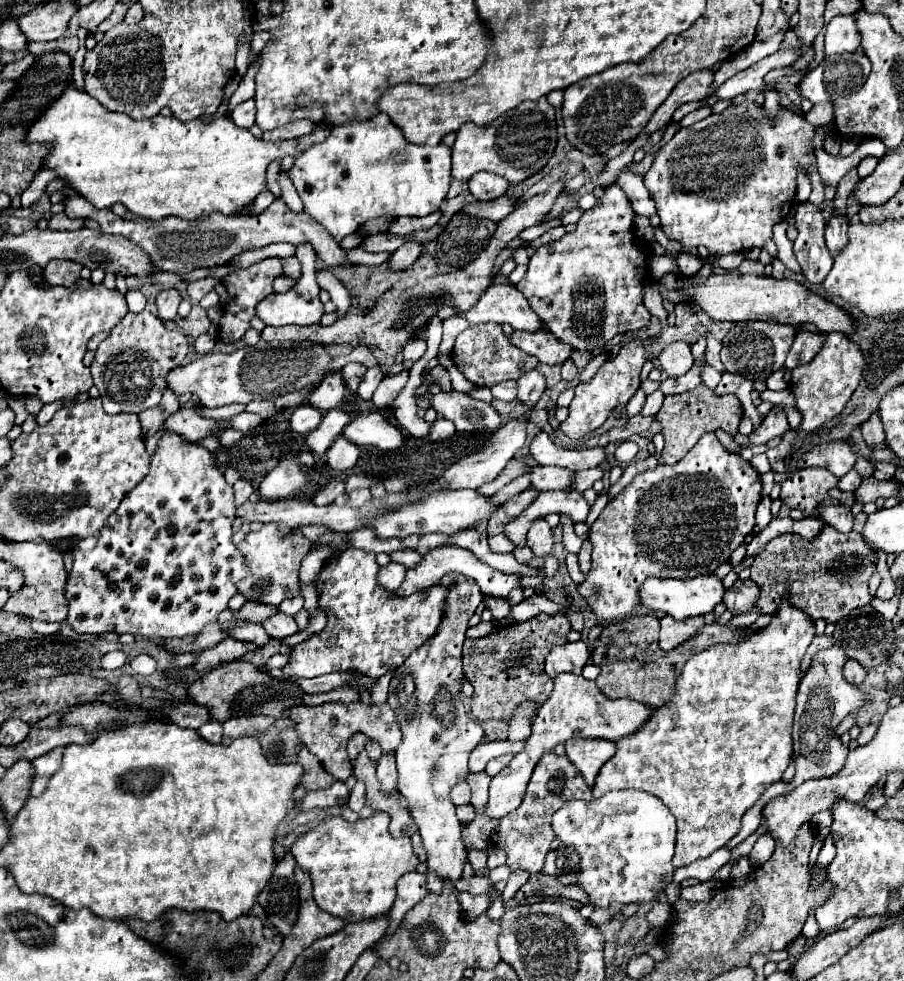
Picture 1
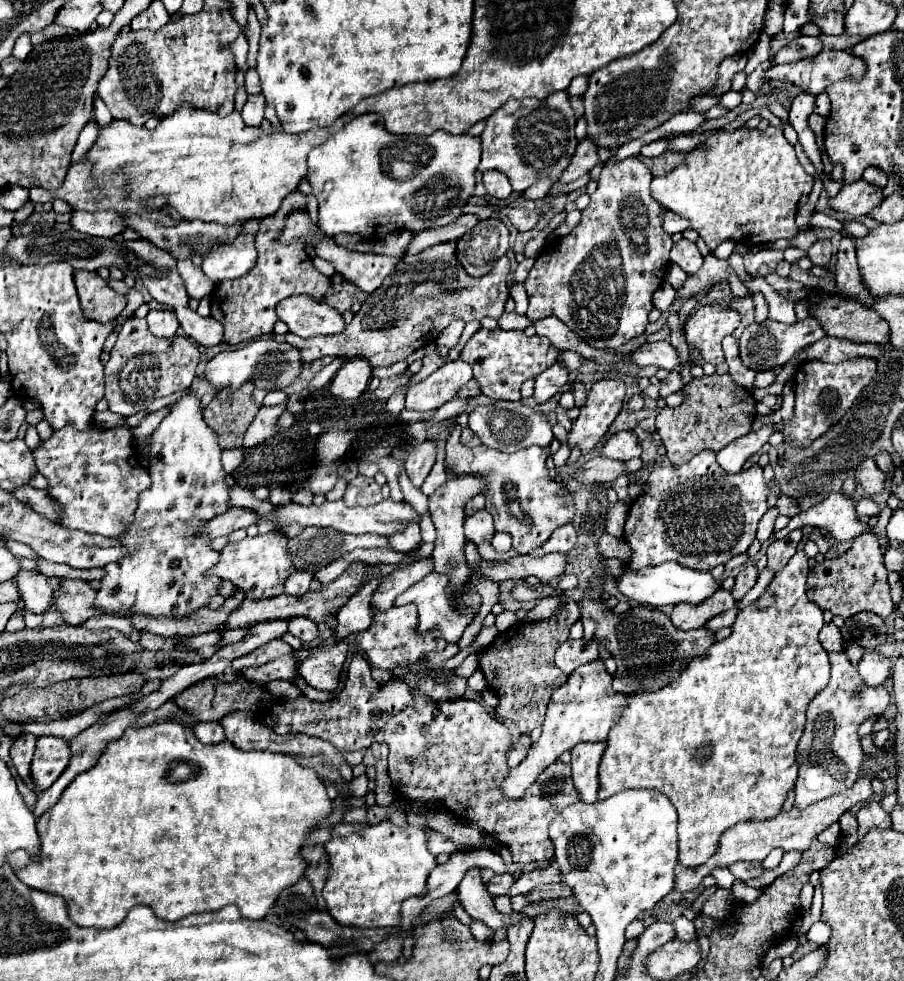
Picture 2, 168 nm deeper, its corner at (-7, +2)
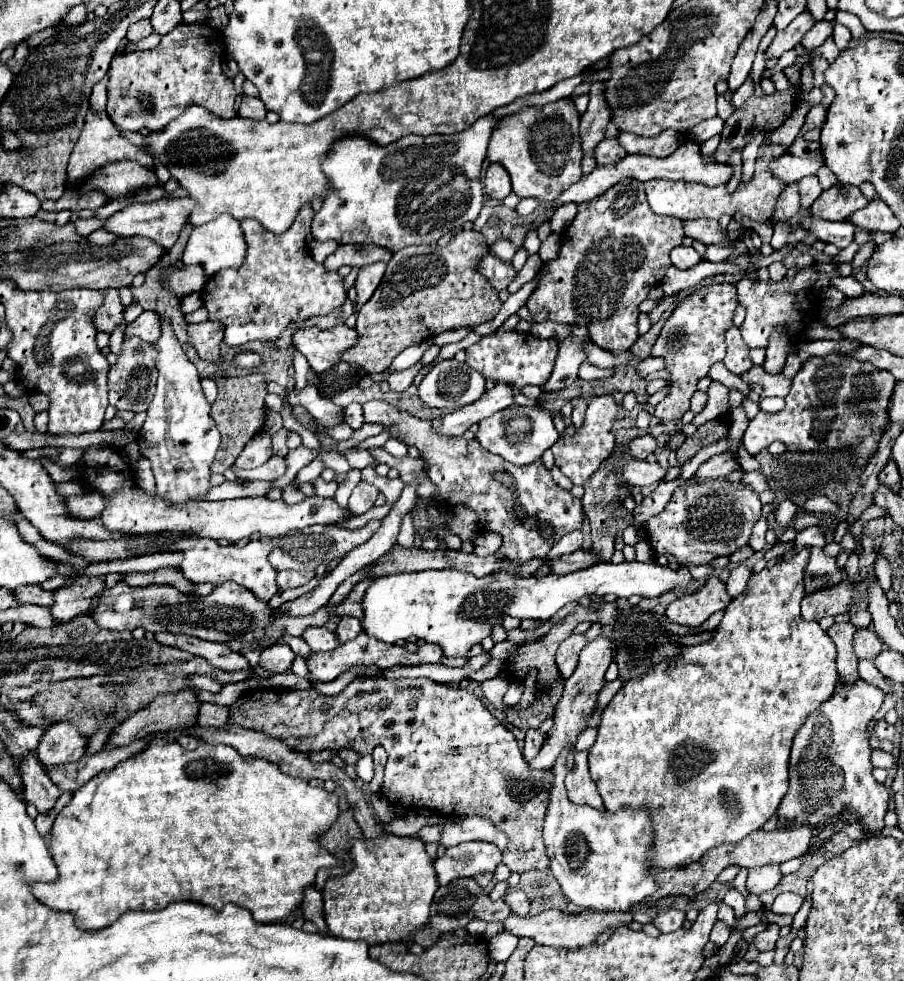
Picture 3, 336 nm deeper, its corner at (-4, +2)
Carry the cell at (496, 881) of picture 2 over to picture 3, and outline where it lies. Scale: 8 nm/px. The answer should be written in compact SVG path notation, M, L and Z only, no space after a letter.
M509 887L509 889L505 891L503 901L513 909L515 915L527 915L527 911L529 911L529 897L527 897L527 893L521 891L521 889Z

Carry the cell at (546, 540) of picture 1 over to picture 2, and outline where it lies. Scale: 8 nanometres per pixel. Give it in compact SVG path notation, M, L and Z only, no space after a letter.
M568 523L556 529L556 533L552 533L548 543L544 543L540 549L534 549L530 555L544 557L548 553L568 553L574 547L574 543L576 543L576 529Z

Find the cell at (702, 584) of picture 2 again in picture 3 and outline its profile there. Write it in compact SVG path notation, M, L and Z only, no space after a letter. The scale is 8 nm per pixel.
M623 561L619 565L599 563L595 567L575 571L575 573L563 575L563 577L547 575L543 579L515 577L515 575L507 575L507 573L493 573L493 575L479 579L479 577L473 577L471 573L463 573L463 571L433 571L433 569L413 571L413 573L393 573L393 575L385 575L385 577L375 577L371 587L367 589L367 593L363 597L363 609L365 609L363 631L379 641L385 641L385 643L397 643L397 641L405 641L409 637L417 637L427 643L441 645L445 657L463 657L471 649L471 645L481 643L491 633L491 627L495 623L501 623L499 617L503 617L503 615L511 615L515 619L549 619L563 605L575 603L583 595L613 593L613 595L625 597L625 599L631 595L659 597L663 593L689 587L691 583L693 583L693 577L687 567L671 569L671 567L665 567L659 563L635 563L635 561L633 563Z

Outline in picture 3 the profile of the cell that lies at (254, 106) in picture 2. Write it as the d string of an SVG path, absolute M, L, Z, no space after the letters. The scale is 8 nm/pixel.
M245 95L243 101L241 101L241 107L239 107L239 115L241 115L243 119L259 121L259 119L265 119L267 109L265 109L265 105L263 105L261 99L257 99L257 97L247 97L247 95Z

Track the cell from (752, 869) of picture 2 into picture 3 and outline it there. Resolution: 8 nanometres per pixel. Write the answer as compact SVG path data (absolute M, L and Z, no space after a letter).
M763 865L763 867L753 867L749 869L747 875L747 889L749 893L761 895L763 891L773 889L781 879L781 871L777 865Z

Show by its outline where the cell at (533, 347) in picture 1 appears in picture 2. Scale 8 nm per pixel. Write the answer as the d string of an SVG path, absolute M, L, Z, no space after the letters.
M560 353L558 361L564 361L564 365L568 365L570 371L578 371L582 365L582 357L578 353Z

